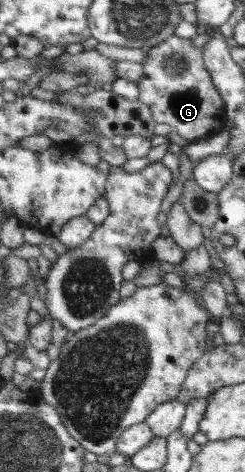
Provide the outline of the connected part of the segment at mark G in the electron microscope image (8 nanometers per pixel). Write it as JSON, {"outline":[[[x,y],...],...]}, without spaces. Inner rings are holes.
{"outline":[[[173,34],[145,52],[143,74],[137,82],[138,101],[149,108],[157,124],[167,124],[179,138],[190,143],[207,139],[225,128],[227,118],[223,112],[223,101],[209,73],[203,68],[202,48],[193,47],[189,38]]]}

